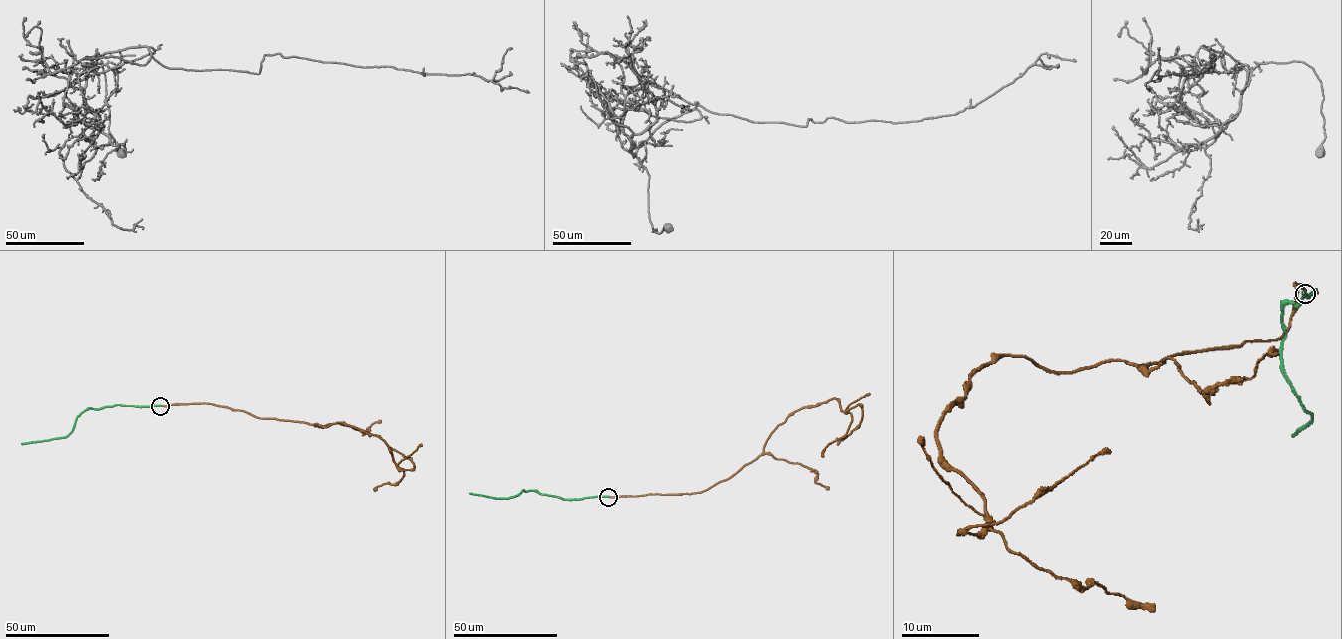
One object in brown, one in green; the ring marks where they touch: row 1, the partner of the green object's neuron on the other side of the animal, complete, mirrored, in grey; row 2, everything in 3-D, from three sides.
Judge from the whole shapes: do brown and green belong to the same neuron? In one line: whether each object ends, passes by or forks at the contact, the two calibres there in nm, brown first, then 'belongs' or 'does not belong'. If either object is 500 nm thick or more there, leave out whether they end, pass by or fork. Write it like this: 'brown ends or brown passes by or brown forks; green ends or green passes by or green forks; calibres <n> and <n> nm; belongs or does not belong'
brown ends; green ends; calibres 280 and 280 nm; does not belong

